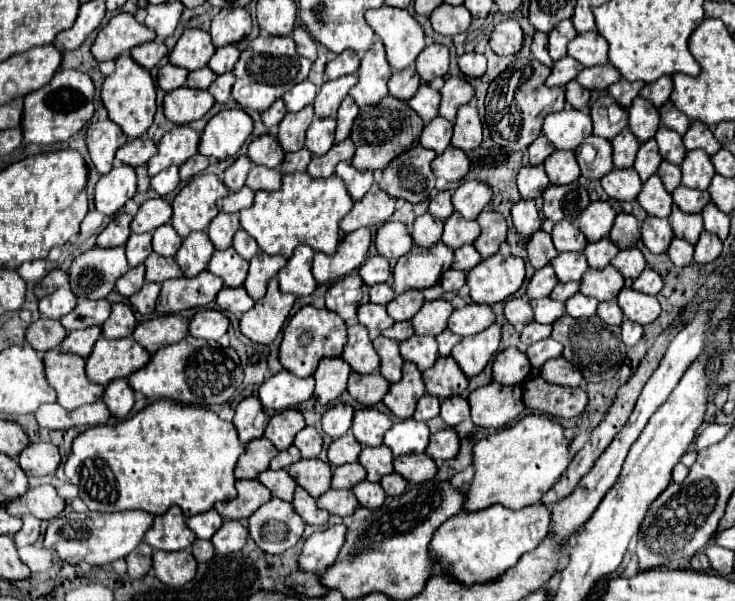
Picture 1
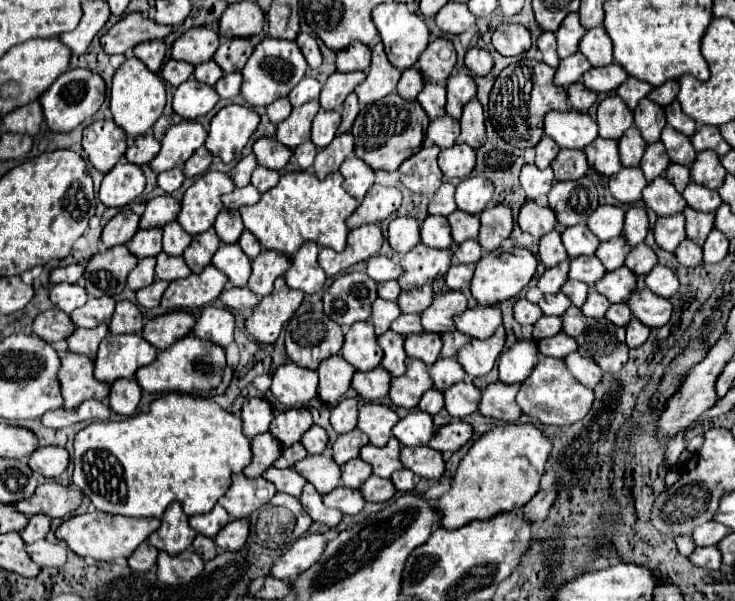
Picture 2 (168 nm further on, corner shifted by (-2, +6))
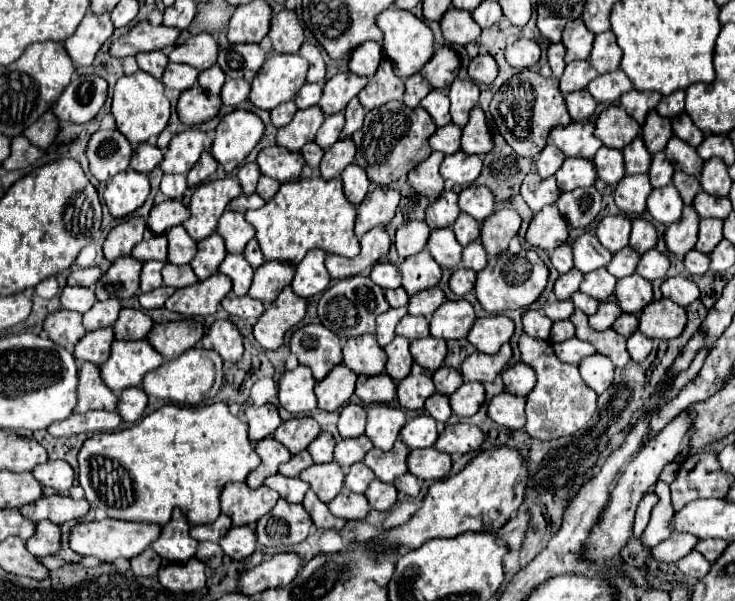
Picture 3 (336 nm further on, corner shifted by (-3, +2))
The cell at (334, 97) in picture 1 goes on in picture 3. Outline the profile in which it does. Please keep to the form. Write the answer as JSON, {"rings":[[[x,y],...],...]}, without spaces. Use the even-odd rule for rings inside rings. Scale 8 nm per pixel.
{"rings":[[[337,73],[323,87],[323,97],[319,101],[325,115],[339,113],[347,107],[347,103],[359,95],[359,91],[367,85],[367,77],[359,77],[355,73]]]}

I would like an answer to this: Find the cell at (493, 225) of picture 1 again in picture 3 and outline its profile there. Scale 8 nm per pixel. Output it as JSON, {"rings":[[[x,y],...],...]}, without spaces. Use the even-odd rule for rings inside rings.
{"rings":[[[501,209],[489,215],[481,225],[481,243],[487,255],[499,255],[507,251],[509,241],[517,235],[521,219],[513,209]]]}

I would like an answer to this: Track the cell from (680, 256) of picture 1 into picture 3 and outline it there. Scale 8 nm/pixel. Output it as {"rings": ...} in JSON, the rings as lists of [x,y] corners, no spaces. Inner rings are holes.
{"rings":[[[691,249],[687,255],[685,255],[685,269],[691,273],[691,275],[703,275],[707,269],[709,269],[709,257],[705,253],[699,253],[695,249]]]}

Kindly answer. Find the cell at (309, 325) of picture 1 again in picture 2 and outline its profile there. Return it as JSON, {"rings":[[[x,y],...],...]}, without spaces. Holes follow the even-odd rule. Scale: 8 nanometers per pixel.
{"rings":[[[304,313],[292,317],[286,325],[286,353],[296,365],[306,369],[318,369],[324,359],[342,349],[342,343],[342,327],[324,313]]]}

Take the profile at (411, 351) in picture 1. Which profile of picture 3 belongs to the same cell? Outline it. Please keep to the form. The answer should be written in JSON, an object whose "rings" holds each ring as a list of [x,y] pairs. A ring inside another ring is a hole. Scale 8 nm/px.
{"rings":[[[425,337],[425,339],[411,341],[411,355],[413,355],[413,359],[421,367],[425,367],[429,371],[435,371],[435,369],[439,369],[443,365],[445,353],[447,353],[447,345],[441,339]]]}

